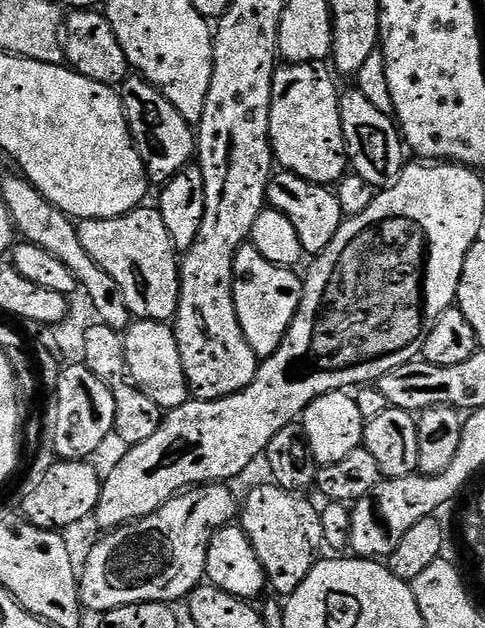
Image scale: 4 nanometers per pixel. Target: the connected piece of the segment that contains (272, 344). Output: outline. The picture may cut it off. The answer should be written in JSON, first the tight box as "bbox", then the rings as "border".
{"bbox":[232,246,301,358],"border":[[[245,246],[238,250],[232,271],[232,293],[242,334],[258,358],[267,358],[284,341],[300,305],[301,281],[290,268],[279,268],[262,258],[258,250]]]}

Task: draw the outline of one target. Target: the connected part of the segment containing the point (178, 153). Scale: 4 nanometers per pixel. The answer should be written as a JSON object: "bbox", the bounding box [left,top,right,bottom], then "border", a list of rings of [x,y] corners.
{"bbox":[118,78,198,186],"border":[[[129,78],[118,91],[132,141],[148,172],[149,181],[156,186],[170,183],[193,163],[197,155],[198,136],[193,125],[188,124],[186,118],[182,118],[182,114],[178,114],[178,110],[174,110],[174,106],[170,106],[167,98],[148,80]]]}

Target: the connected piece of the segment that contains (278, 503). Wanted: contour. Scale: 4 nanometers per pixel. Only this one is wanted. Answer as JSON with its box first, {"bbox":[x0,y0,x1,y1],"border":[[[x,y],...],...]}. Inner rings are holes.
{"bbox":[238,482,325,598],"border":[[[265,482],[249,490],[238,512],[239,527],[250,538],[250,546],[254,546],[254,552],[262,562],[267,587],[271,591],[273,588],[281,598],[294,596],[303,589],[306,574],[310,574],[321,555],[320,548],[325,547],[321,509],[315,508],[306,497]]]}

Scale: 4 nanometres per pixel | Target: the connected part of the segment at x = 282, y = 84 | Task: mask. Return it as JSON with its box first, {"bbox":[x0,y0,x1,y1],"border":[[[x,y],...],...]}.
{"bbox":[268,63,349,186],"border":[[[323,63],[290,64],[277,67],[272,79],[272,105],[270,106],[270,130],[268,140],[272,144],[275,163],[285,172],[292,173],[309,184],[332,186],[344,179],[349,171],[348,151],[342,134],[340,117],[341,93],[336,92],[333,73]]]}

